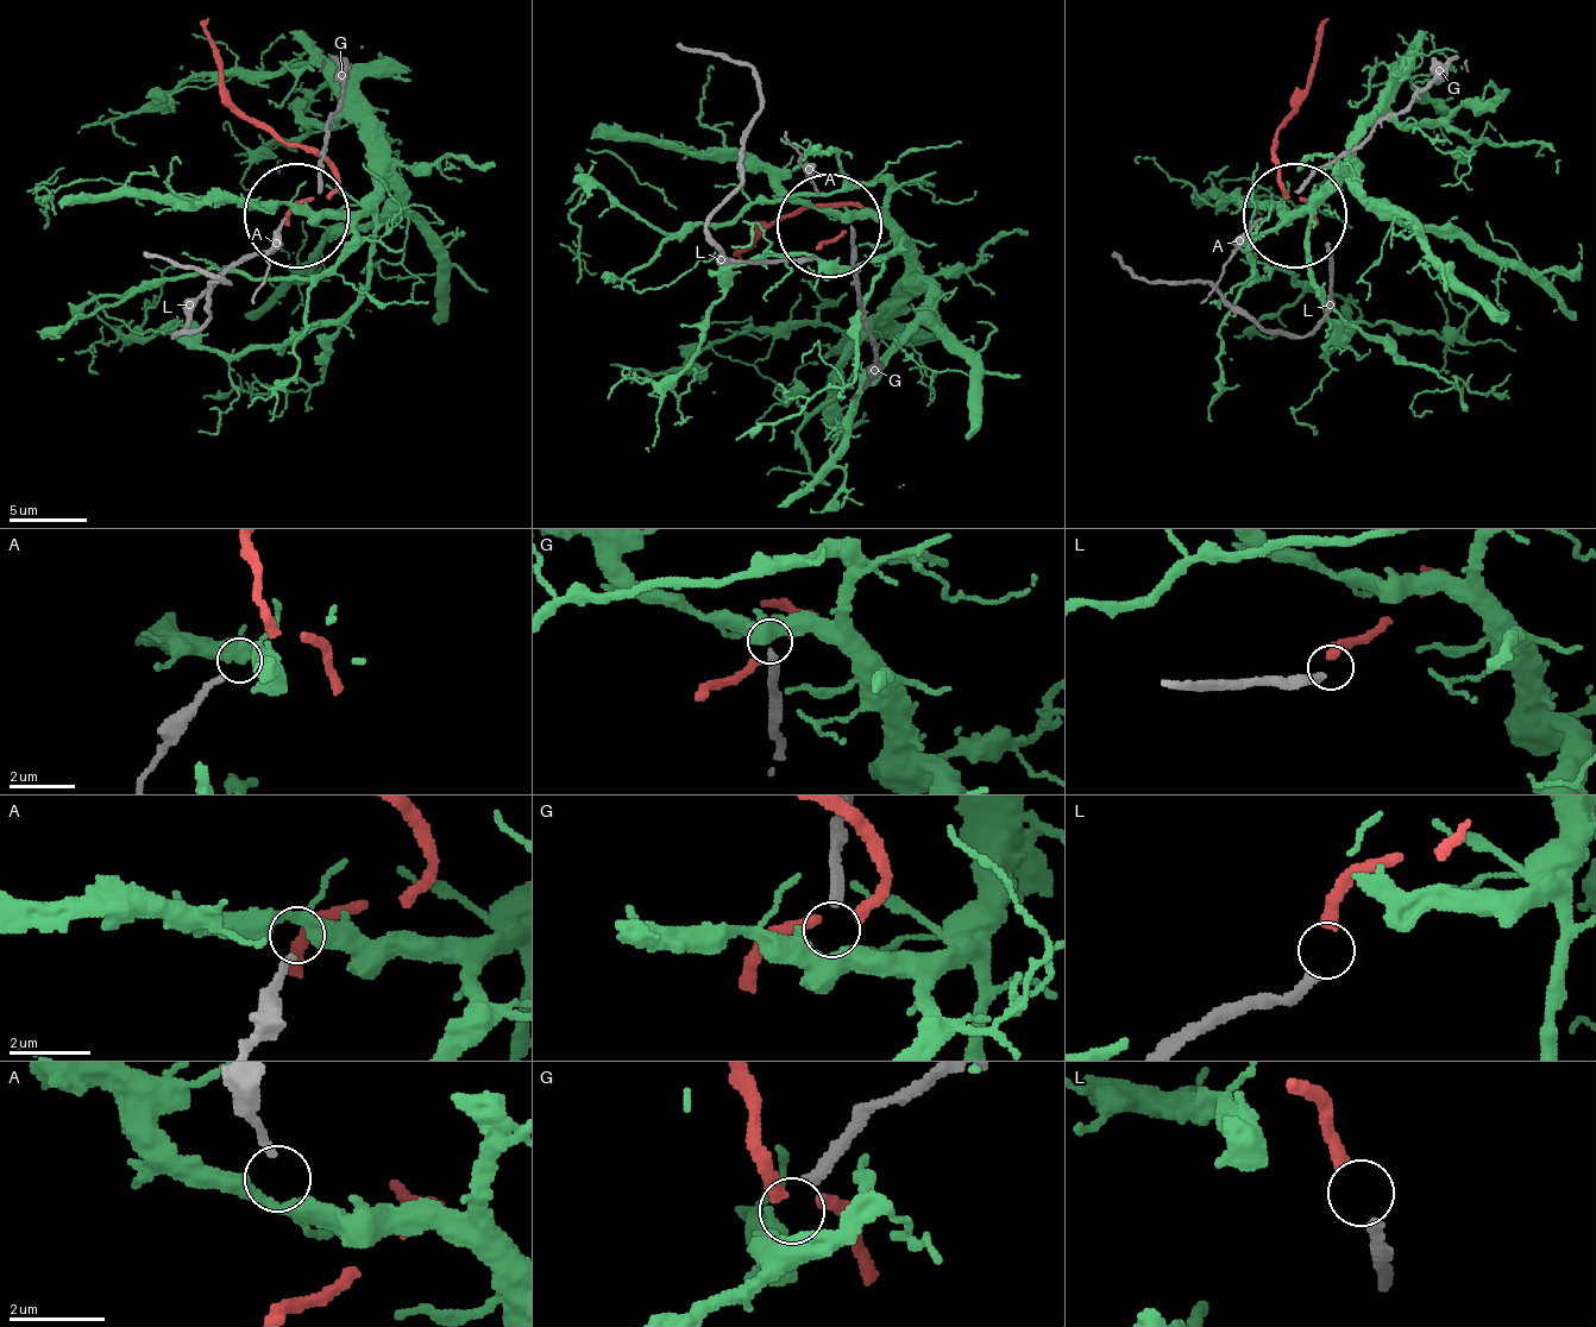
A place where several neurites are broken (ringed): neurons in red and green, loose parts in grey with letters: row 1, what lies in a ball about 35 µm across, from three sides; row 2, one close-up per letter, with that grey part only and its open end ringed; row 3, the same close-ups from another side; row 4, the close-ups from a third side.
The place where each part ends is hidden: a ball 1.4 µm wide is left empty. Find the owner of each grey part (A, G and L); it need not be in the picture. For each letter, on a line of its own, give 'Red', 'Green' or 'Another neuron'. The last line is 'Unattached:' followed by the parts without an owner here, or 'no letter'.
A: Green
G: Another neuron
L: Red
Unattached: G

